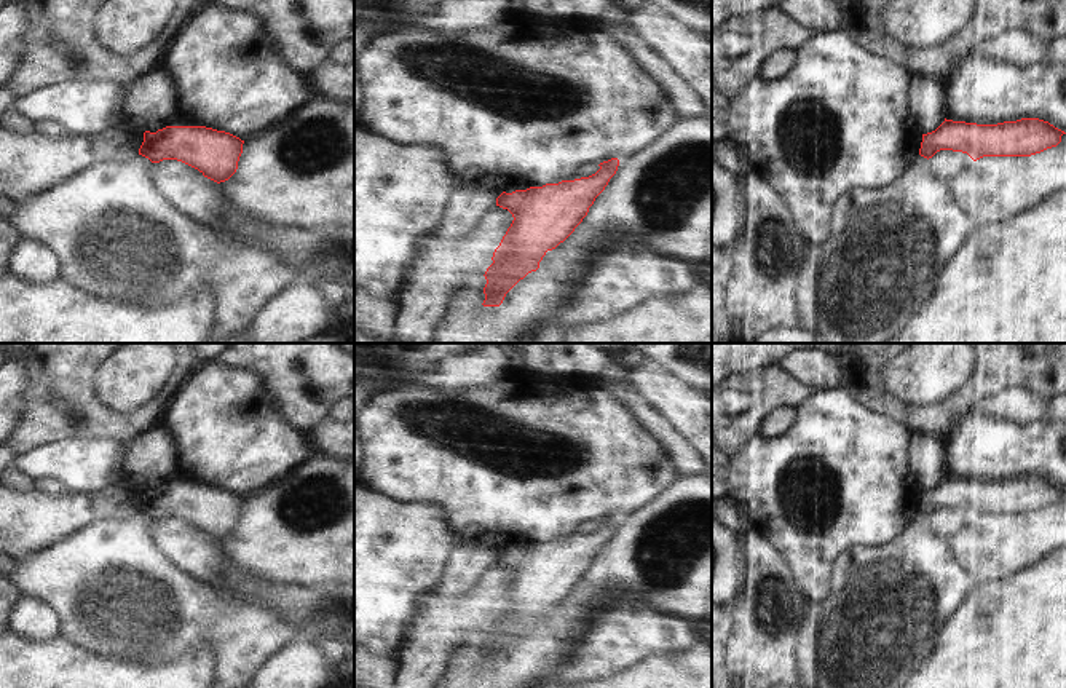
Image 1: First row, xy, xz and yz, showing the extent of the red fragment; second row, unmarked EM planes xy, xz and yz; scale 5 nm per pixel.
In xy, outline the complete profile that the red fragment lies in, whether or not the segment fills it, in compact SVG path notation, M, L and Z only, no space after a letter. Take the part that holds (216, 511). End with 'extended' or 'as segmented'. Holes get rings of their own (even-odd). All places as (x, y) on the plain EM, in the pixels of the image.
M166 484L156 490L144 490L139 512L152 520L182 519L220 541L236 530L243 501L230 490L206 484Z; as segmented

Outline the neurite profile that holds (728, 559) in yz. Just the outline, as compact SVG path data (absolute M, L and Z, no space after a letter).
M712 519L712 607L732 607L747 583L747 557L737 535Z

